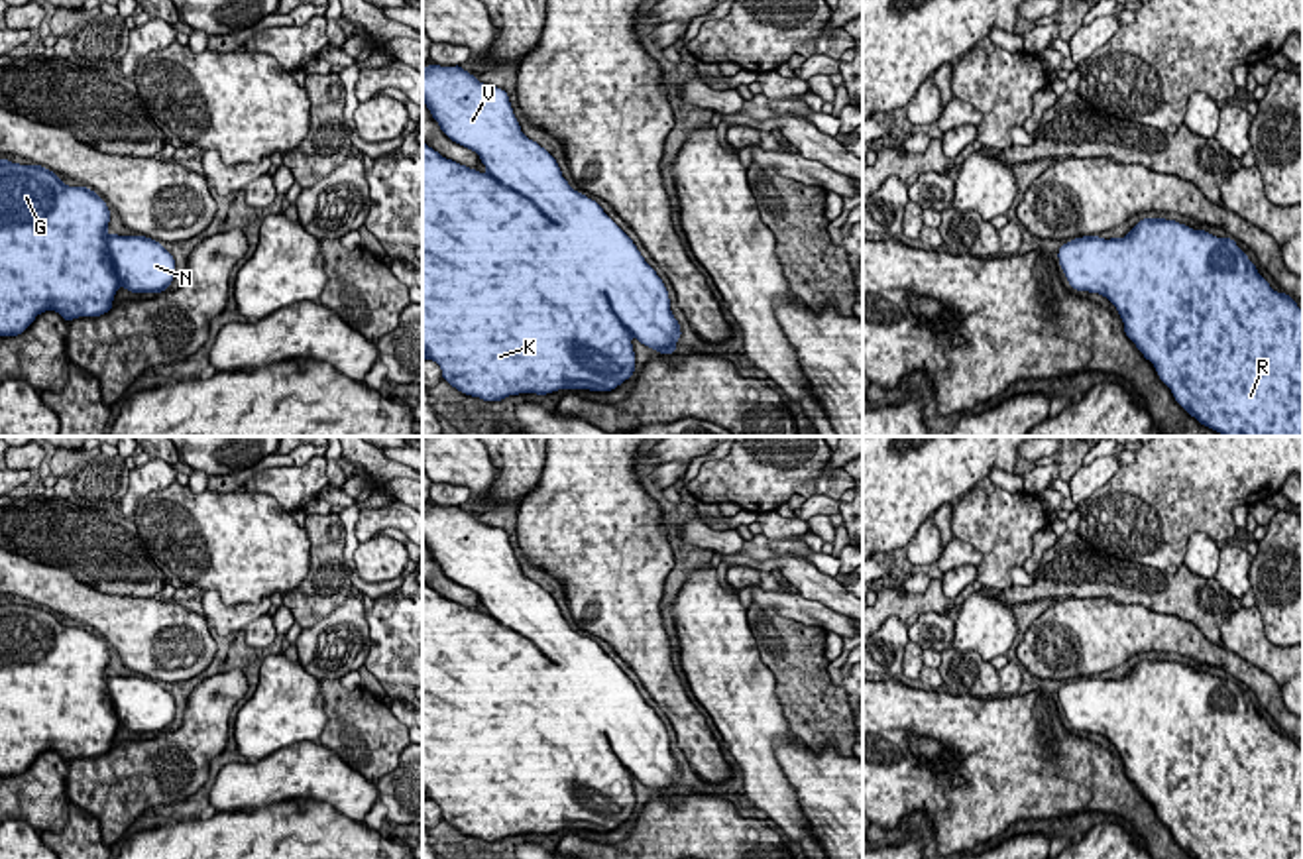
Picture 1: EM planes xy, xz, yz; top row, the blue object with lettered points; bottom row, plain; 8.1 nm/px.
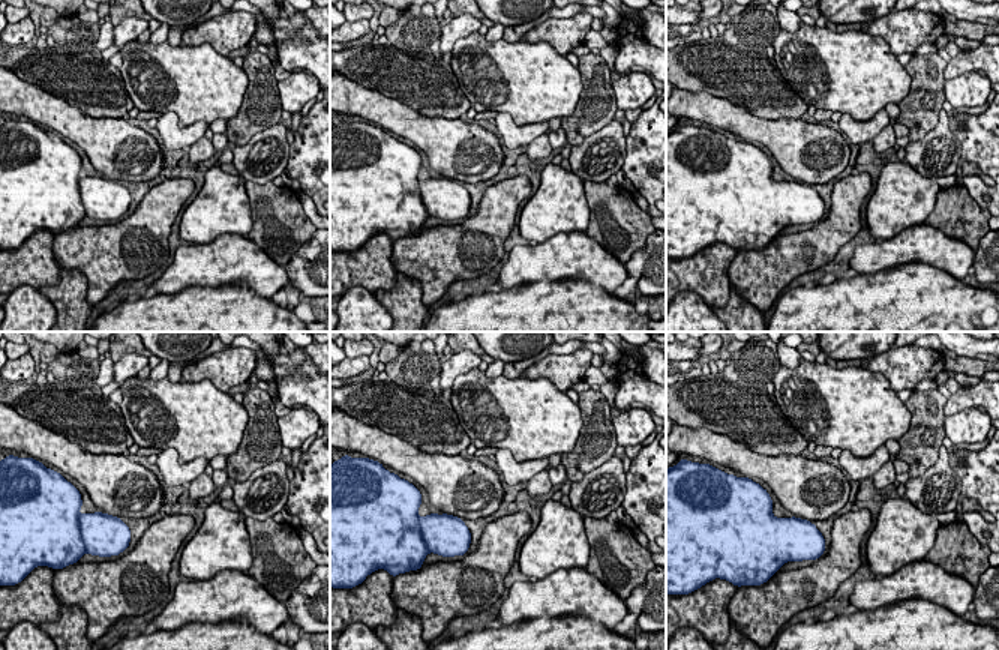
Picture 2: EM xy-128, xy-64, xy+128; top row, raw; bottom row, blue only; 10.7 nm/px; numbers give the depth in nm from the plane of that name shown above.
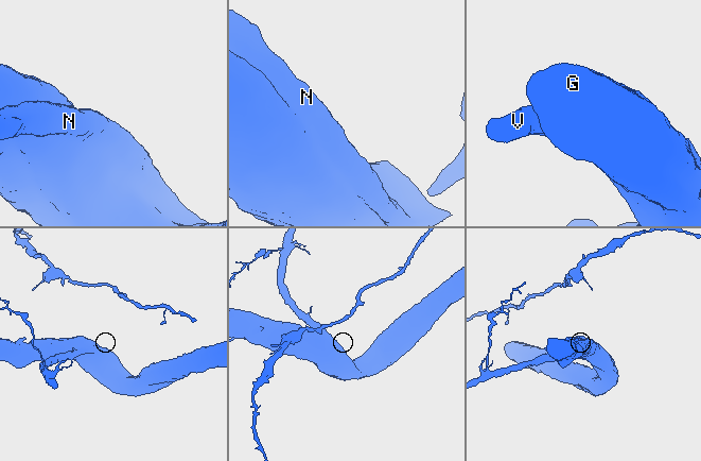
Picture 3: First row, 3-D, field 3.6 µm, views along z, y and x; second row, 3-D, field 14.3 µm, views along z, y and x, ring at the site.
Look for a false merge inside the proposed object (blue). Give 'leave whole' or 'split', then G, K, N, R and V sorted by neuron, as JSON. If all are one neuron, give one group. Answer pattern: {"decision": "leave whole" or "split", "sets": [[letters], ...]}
{"decision": "leave whole", "sets": [["G", "K", "N", "R", "V"]]}

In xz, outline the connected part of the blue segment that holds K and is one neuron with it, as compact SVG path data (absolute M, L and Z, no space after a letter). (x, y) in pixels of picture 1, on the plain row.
M430 503L423 509L423 543L438 562L440 570L456 584L476 592L487 607L485 613L442 598L423 582L423 800L434 800L442 810L442 820L464 835L483 841L501 841L509 835L537 833L546 835L558 830L613 831L635 812L635 792L631 778L660 794L676 794L682 776L680 765L670 753L670 739L662 719L645 702L633 680L611 660L599 643L574 631L562 617L556 600L529 580L513 554L509 537L503 529L487 527L460 505L440 507Z

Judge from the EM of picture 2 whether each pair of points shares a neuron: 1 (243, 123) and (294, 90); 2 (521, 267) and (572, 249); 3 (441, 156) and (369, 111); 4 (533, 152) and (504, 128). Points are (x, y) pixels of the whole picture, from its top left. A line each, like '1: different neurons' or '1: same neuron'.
1: different neurons
2: same neuron
3: same neuron
4: different neurons

